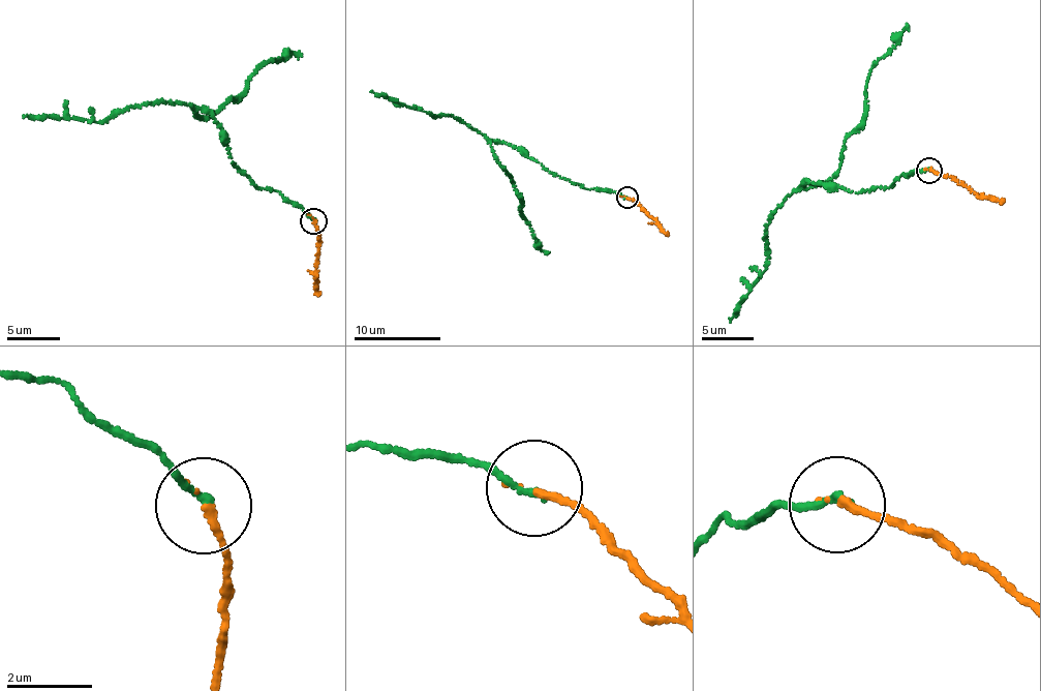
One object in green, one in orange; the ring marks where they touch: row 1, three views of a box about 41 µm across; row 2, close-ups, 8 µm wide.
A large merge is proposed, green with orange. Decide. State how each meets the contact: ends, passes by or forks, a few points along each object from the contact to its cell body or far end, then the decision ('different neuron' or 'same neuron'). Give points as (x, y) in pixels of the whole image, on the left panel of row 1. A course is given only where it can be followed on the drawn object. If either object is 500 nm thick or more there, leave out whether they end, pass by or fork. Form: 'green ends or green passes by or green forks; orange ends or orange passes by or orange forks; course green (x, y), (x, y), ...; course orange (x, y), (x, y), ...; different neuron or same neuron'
green ends; orange ends; course green (313, 219), (238, 172), (211, 114), (195, 116), (246, 90), (271, 60), (301, 54); course orange (313, 222), (318, 253), (315, 283), (319, 296); different neuron

